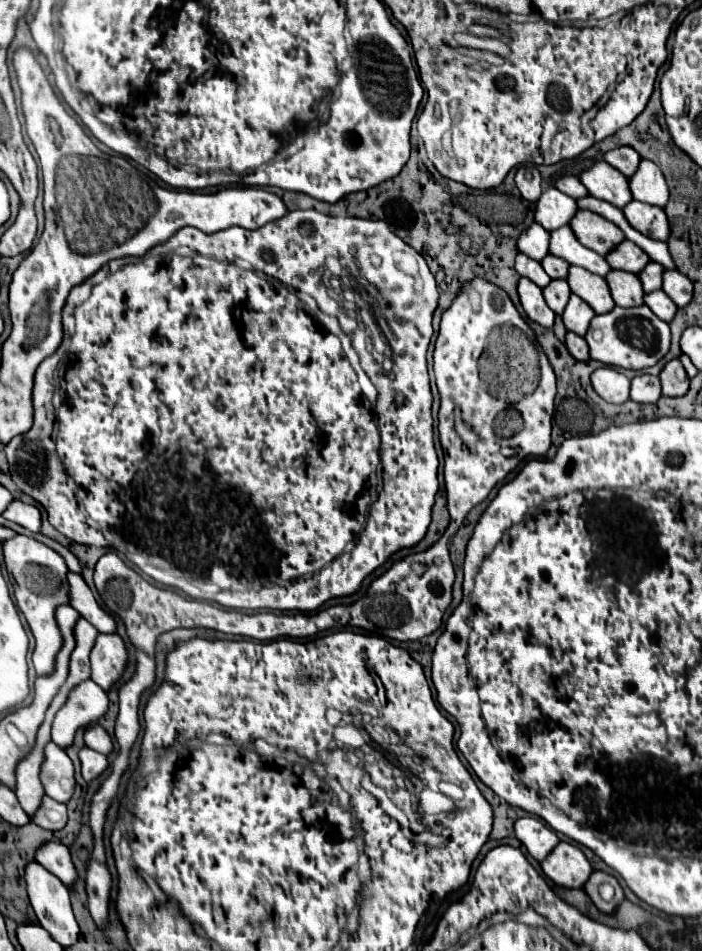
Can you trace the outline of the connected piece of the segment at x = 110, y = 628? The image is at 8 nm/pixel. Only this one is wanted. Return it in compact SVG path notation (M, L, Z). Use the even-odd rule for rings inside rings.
M69 573L69 605L81 613L83 619L87 619L99 633L115 633L115 619L109 611L105 611L93 597L91 589L83 581L81 575Z

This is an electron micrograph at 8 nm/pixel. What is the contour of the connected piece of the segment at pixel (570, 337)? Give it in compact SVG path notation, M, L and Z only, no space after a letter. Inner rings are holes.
M567 331L567 335L565 335L565 347L577 361L587 361L589 359L589 349L587 349L585 339L571 333L571 331Z

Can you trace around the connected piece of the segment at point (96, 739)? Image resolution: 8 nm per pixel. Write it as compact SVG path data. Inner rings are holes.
M93 723L85 729L85 745L103 753L103 755L109 755L113 751L113 743L111 743L111 737L107 735L107 731L99 725L99 723Z

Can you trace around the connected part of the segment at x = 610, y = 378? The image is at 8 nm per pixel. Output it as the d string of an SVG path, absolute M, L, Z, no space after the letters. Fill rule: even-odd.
M599 367L591 375L591 385L607 403L625 403L629 399L629 379L615 369Z

